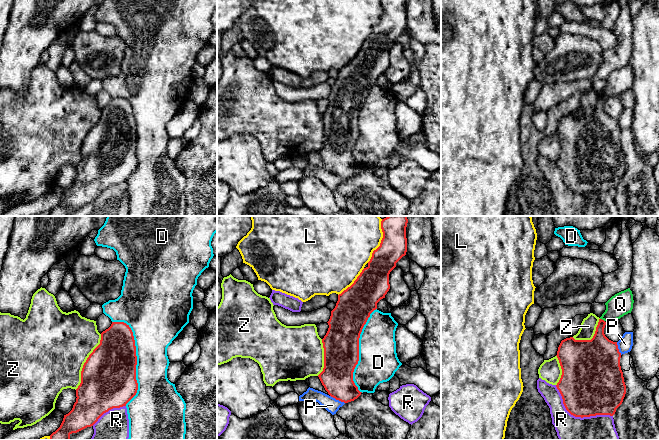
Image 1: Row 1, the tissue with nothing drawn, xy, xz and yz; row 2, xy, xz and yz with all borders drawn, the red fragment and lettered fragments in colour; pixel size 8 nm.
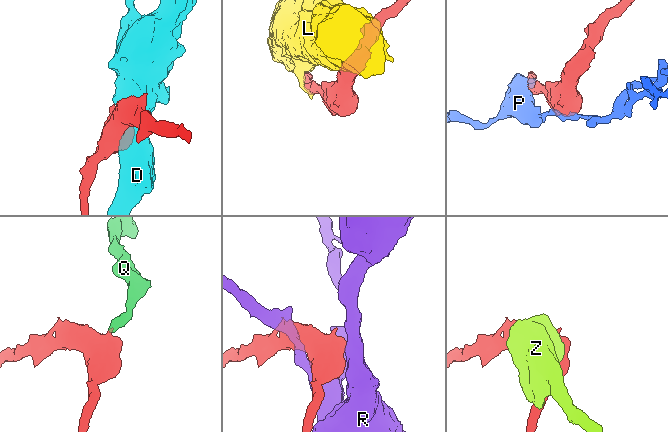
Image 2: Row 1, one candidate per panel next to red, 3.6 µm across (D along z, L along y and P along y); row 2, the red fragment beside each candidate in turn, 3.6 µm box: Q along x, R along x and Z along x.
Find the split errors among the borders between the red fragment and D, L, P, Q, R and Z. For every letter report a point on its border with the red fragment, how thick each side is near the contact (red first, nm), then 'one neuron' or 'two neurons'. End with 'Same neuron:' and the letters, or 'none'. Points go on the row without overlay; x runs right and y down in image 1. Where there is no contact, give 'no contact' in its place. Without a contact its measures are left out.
D: contact xy (136, 134); calibres 420 and 320 nm; two neurons
L: contact xz (380, 19); calibres 220 and 360 nm; two neurons
P: contact xz (337, 175); calibres 260 and 120 nm; two neurons
Q: contact yz (601, 95); calibres 220 and 180 nm; two neurons
R: contact yz (577, 192); calibres 460 and 380 nm; two neurons
Z: contact xy (85, 138); calibres 440 and 500 nm; two neurons
Same neuron: none

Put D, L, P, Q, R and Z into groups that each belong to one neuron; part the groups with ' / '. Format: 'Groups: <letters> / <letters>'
Groups: D / L / P / Q / R / Z

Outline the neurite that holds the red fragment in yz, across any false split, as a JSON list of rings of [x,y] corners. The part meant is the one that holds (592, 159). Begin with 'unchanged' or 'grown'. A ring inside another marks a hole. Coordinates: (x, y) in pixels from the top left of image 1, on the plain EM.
unchanged; [[[599,95],[591,116],[575,116],[570,113],[562,116],[558,123],[556,132],[562,151],[556,163],[562,172],[566,186],[575,193],[613,192],[626,170],[626,161],[620,142],[621,129],[617,118],[605,112],[605,101],[606,98]]]

